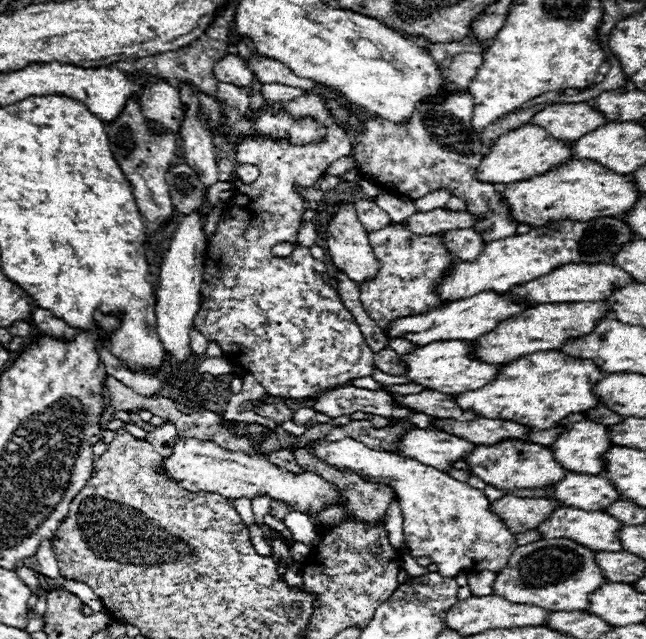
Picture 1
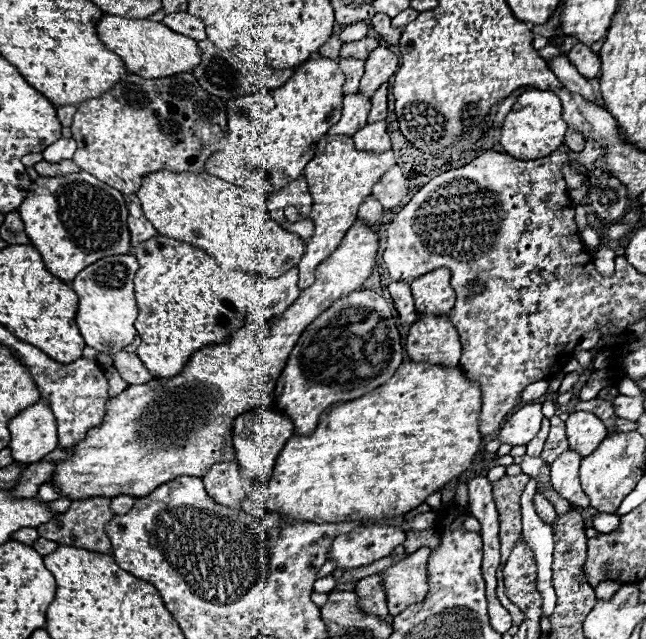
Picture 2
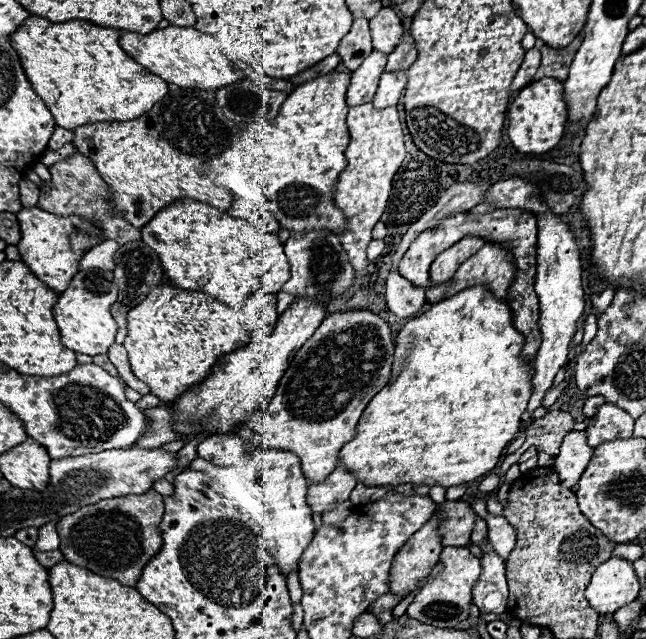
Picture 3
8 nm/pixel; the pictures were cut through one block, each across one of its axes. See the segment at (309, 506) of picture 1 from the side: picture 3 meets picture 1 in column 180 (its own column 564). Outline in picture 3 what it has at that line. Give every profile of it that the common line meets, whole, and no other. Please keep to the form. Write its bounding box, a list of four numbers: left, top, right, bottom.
[554,432,592,488]

